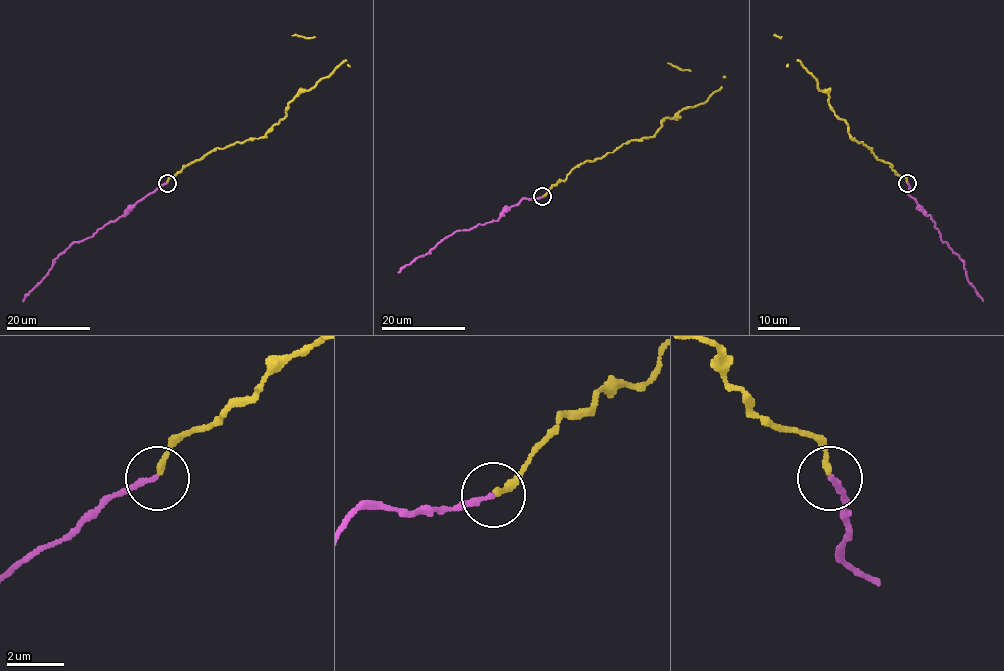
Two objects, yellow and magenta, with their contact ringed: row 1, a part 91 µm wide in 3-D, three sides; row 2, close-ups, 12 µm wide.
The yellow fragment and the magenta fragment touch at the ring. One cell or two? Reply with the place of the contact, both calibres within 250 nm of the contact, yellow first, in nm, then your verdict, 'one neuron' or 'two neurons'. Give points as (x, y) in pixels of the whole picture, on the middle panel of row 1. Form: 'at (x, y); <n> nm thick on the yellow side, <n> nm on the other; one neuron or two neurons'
at (542, 196); 180 nm thick on the yellow side, 190 nm on the other; two neurons

